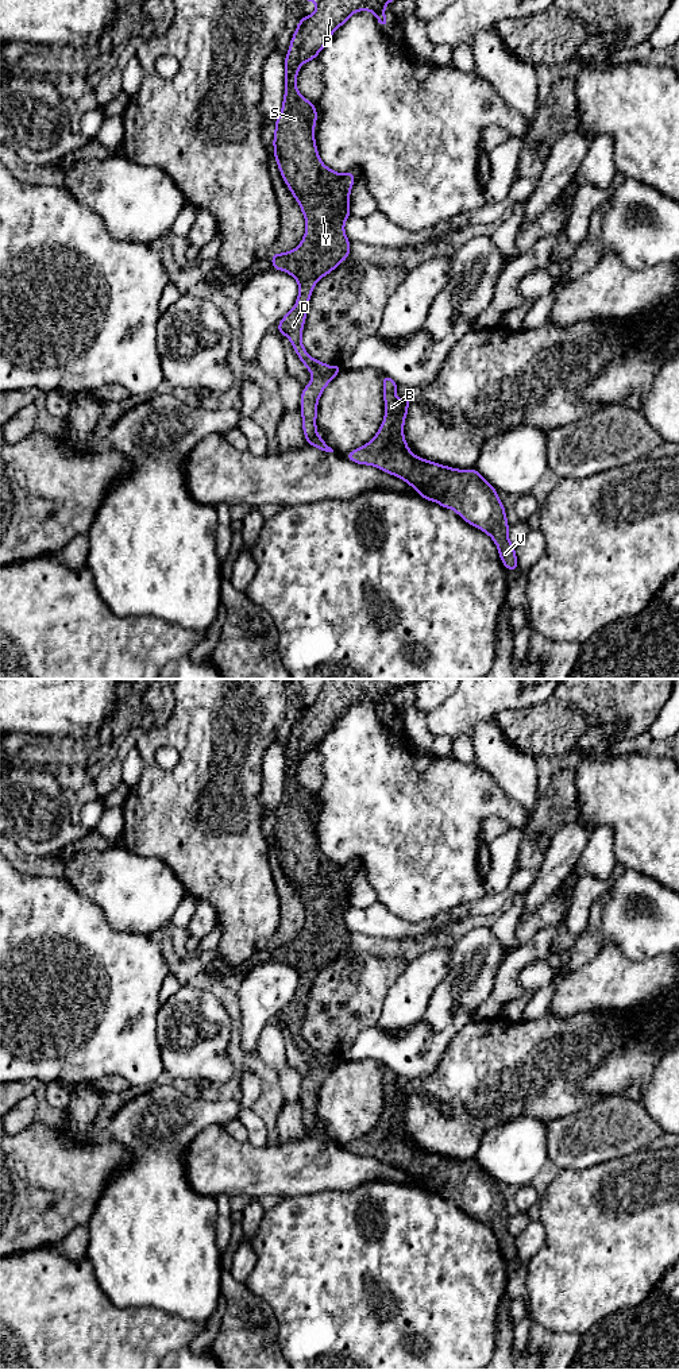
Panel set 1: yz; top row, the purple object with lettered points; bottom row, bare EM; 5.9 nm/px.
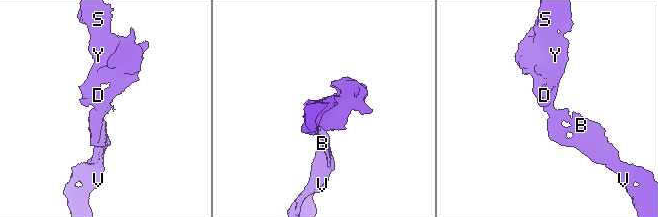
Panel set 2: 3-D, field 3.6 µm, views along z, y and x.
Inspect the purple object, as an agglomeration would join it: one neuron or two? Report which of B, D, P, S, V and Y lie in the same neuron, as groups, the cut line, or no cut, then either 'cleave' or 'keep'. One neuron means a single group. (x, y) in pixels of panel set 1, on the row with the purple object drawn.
B D P S V Y; no cut; keep

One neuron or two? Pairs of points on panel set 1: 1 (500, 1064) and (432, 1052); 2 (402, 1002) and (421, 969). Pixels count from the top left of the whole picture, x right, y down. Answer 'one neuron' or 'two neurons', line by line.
1: two neurons
2: one neuron

